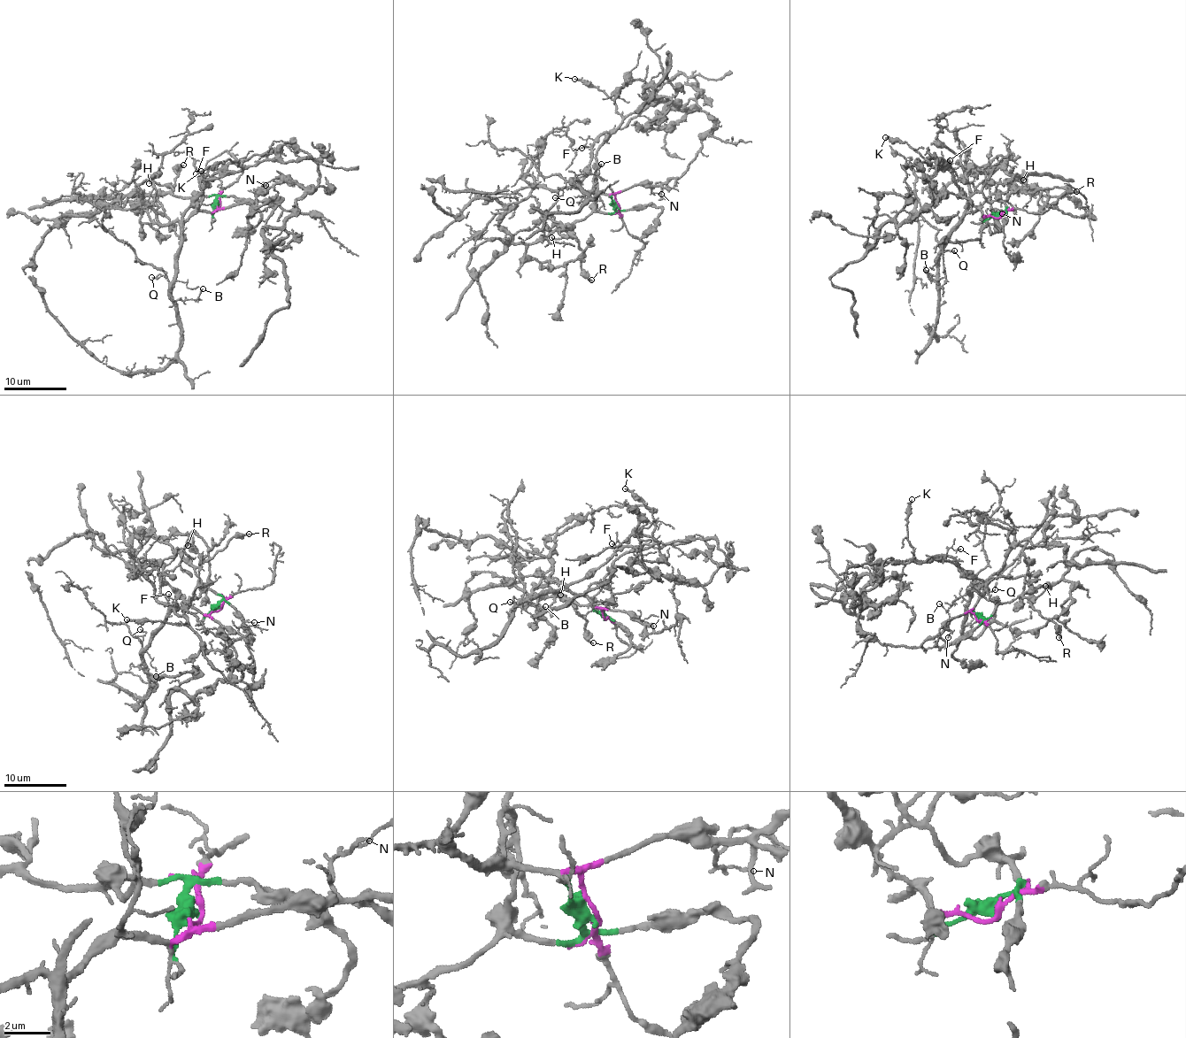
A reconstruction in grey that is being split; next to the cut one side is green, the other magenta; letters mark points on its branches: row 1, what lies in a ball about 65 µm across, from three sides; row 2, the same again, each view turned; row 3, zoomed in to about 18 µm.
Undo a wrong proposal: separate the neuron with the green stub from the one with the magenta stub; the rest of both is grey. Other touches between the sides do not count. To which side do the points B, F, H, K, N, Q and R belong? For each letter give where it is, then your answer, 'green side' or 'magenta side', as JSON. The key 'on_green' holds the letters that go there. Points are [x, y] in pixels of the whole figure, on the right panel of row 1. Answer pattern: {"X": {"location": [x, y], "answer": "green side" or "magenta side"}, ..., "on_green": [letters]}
{"B": {"location": [926, 270], "answer": "magenta side"}, "F": {"location": [950, 160], "answer": "magenta side"}, "H": {"location": [1023, 180], "answer": "green side"}, "K": {"location": [885, 137], "answer": "magenta side"}, "N": {"location": [1002, 213], "answer": "magenta side"}, "Q": {"location": [954, 250], "answer": "magenta side"}, "R": {"location": [1076, 191], "answer": "green side"}, "on_green": ["H", "R"]}

